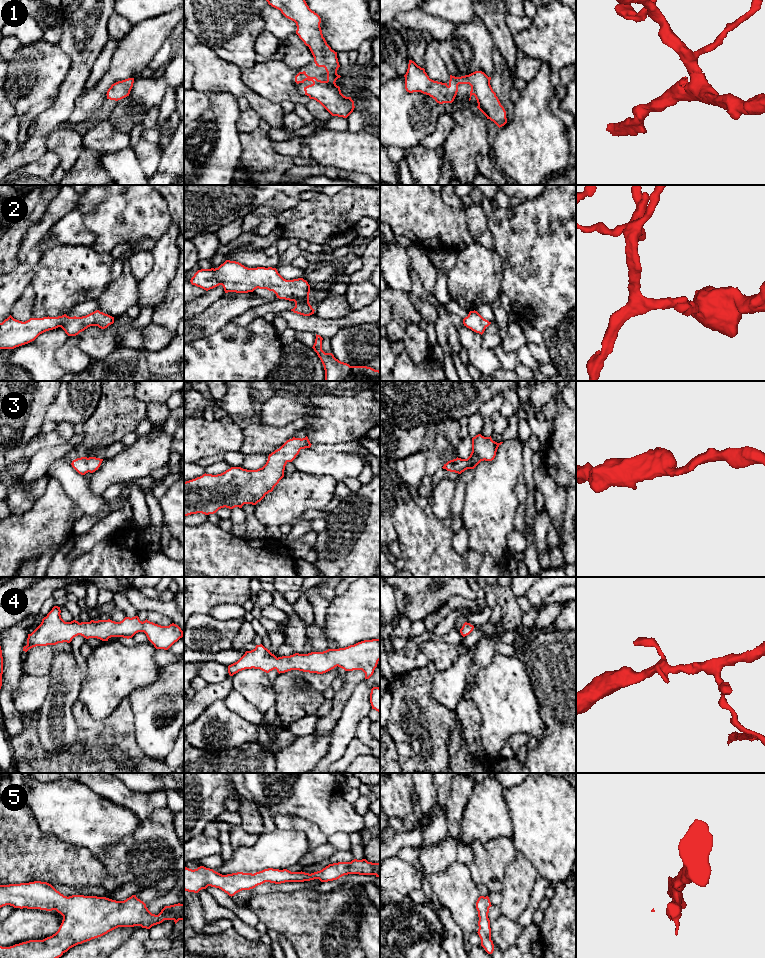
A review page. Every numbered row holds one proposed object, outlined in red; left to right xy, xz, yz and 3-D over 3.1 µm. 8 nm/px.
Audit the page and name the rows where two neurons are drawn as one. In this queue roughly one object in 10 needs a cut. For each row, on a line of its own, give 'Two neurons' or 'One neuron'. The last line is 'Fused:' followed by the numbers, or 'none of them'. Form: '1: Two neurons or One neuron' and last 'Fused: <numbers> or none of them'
1: One neuron
2: One neuron
3: One neuron
4: One neuron
5: One neuron
Fused: none of them

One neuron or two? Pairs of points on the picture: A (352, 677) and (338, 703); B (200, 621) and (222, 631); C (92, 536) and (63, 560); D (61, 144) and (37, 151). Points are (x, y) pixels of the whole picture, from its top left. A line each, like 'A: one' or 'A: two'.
A: one
B: one
C: one
D: two

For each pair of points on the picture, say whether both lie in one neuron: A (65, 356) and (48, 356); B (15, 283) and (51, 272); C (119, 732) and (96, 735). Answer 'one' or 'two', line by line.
A: two
B: two
C: one

